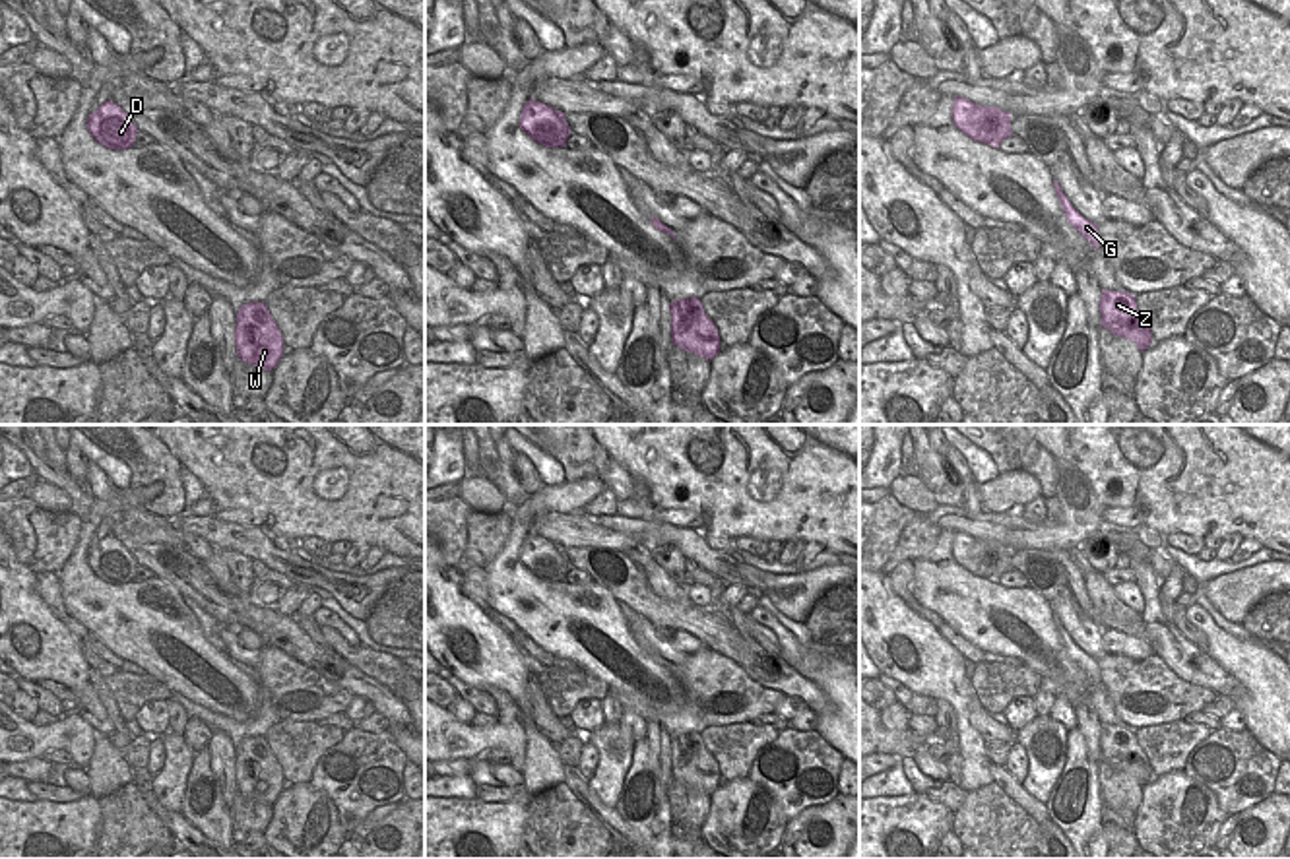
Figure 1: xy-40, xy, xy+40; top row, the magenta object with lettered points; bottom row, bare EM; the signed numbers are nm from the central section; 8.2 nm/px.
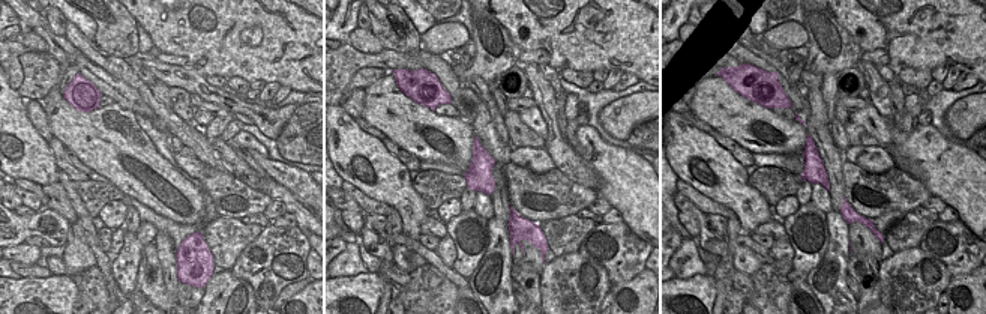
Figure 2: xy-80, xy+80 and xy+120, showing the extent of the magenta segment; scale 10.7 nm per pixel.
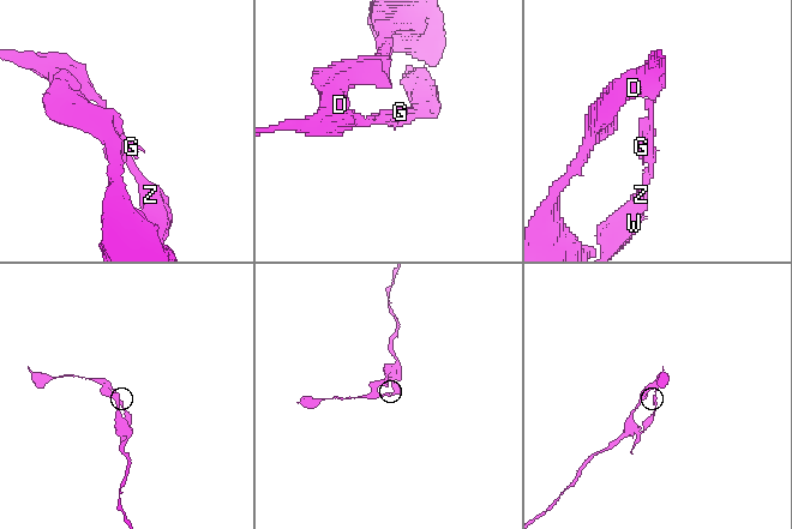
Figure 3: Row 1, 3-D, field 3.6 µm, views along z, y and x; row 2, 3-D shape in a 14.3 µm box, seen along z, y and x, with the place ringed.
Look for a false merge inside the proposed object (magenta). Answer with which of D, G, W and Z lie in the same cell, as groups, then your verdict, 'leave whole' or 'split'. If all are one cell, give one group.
D / G W Z | split

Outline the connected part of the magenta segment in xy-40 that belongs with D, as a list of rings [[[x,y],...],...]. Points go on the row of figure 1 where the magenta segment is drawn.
[[[105,101],[89,114],[87,130],[95,142],[114,151],[132,147],[138,134],[132,118],[113,101]]]

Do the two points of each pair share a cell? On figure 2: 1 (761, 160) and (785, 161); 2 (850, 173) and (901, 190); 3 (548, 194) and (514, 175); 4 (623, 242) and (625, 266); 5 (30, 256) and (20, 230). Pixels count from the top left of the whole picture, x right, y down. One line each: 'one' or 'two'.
1: one
2: one
3: one
4: one
5: two

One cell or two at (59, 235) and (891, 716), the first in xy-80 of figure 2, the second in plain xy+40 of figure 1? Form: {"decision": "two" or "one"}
{"decision": "two"}

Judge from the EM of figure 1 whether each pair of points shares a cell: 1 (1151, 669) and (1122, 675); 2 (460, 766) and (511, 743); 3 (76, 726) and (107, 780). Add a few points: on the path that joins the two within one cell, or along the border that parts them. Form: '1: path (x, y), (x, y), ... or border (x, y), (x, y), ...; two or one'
1: path (1143, 675), (1129, 675); one
2: border (470, 759), (445, 761); two
3: border (96, 731), (92, 759), (84, 768); two

